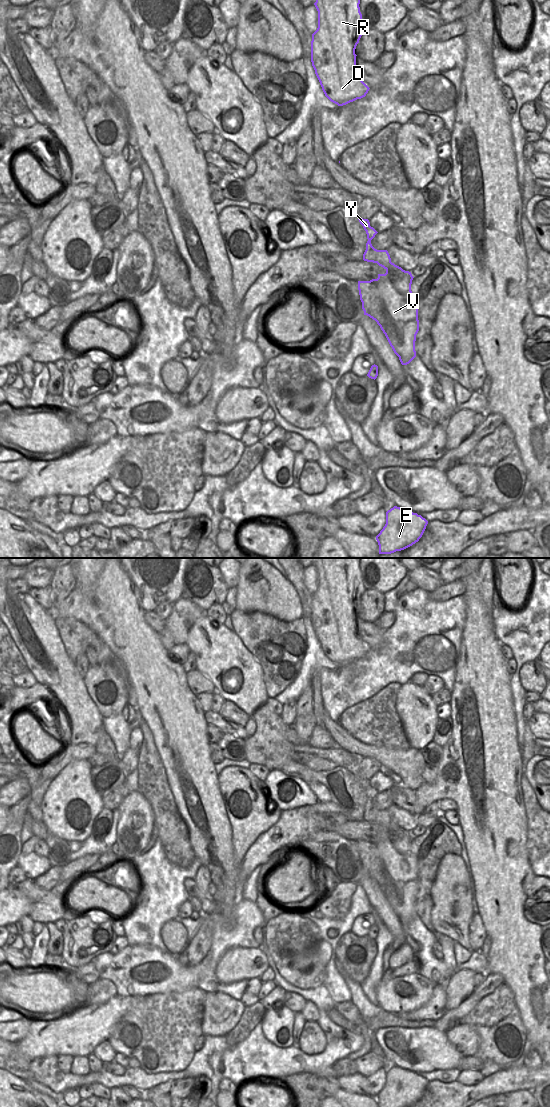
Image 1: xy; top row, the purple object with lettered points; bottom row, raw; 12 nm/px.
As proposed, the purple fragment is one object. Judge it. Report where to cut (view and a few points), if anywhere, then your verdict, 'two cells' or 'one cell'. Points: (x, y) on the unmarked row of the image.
no cut | one cell

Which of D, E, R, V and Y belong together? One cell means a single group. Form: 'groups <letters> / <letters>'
groups D E R V Y

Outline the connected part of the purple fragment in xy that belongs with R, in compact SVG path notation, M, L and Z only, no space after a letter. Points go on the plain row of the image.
M316 558L318 588L312 594L311 622L325 656L338 666L366 656L369 647L356 632L355 609L366 591L360 572L360 558Z

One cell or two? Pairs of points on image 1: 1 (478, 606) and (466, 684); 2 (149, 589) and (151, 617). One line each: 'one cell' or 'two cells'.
1: one cell
2: two cells

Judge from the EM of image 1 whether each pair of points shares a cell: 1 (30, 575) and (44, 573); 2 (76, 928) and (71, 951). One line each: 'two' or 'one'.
1: one
2: one

